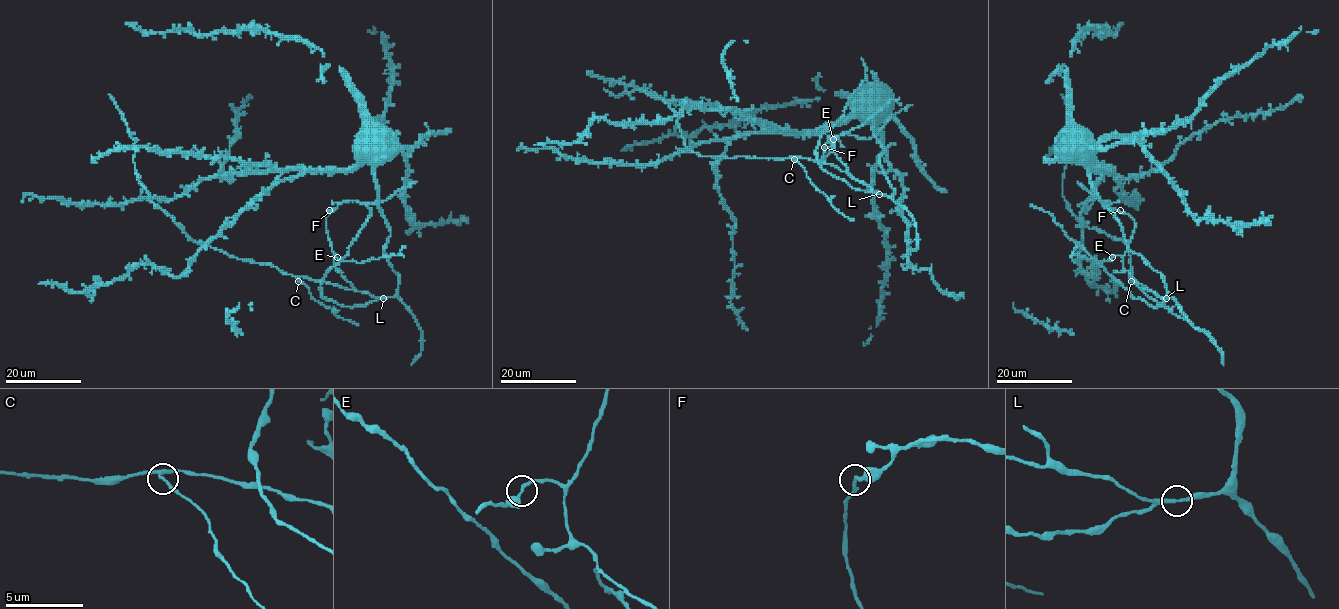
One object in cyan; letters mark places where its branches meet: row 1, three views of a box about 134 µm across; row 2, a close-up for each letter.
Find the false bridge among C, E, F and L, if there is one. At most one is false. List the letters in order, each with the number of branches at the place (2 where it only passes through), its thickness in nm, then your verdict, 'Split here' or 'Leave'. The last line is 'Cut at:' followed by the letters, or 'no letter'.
C: Branches: 2. Thickness 150 nm. Leave
E: Branches: 2. Thickness 190 nm. Leave
F: Branches: 2. Thickness 190 nm. Leave
L: Branches: 2. Thickness 200 nm. Leave
Cut at: no letter

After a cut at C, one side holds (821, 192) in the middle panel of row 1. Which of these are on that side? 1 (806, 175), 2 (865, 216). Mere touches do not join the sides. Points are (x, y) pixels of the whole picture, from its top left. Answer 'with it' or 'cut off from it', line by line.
1: with it
2: cut off from it

